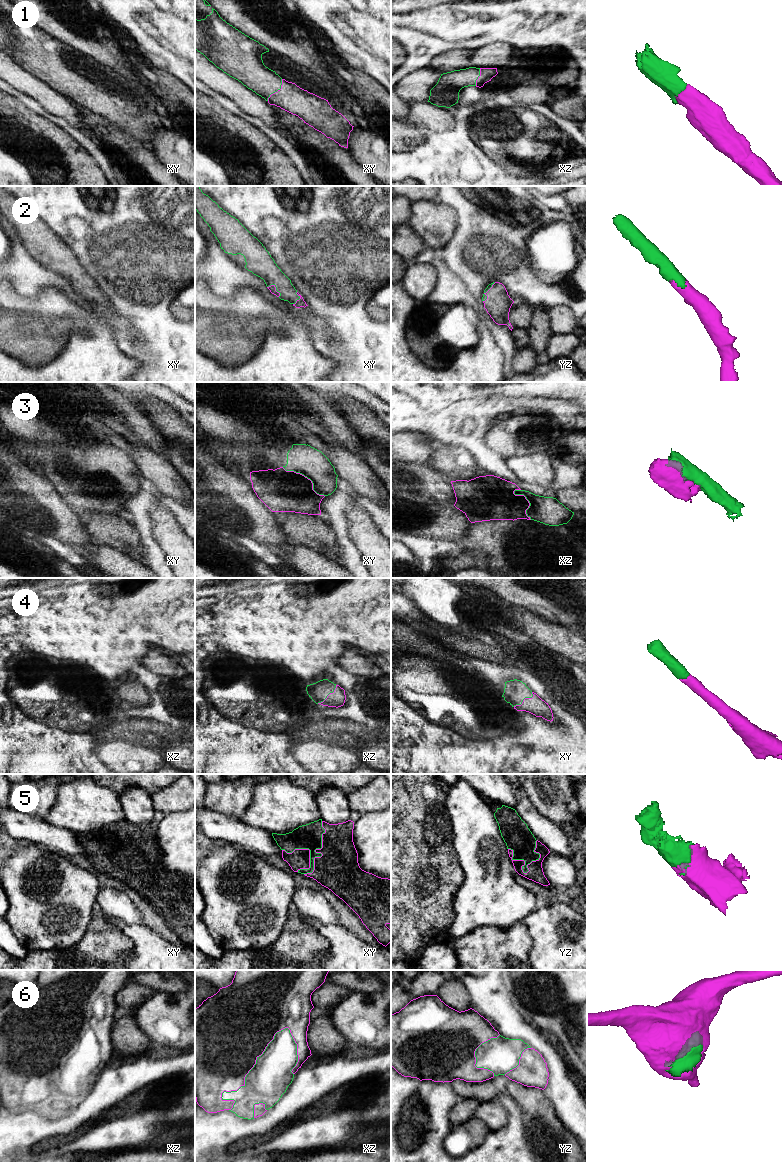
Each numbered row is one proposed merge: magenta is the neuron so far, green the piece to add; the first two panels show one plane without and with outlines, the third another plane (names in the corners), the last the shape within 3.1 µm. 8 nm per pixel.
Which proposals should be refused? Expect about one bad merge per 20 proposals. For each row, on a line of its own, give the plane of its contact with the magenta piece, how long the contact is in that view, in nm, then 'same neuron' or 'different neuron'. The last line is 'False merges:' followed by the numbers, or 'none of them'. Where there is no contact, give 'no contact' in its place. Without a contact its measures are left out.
1: contact in xy; length 220 nm; same neuron
2: contact in xy; length 130 nm; same neuron
3: contact in xy; length 420 nm; same neuron
4: contact in xy; length 200 nm; same neuron
5: contact in yz; length 300 nm; same neuron
6: contact in xz; length 800 nm; same neuron
False merges: none of them

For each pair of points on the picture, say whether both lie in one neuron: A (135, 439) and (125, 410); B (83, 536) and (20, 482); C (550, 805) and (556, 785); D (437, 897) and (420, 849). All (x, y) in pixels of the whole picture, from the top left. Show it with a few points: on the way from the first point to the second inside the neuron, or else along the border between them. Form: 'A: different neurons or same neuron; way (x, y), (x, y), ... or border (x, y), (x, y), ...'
A: same neuron; way (135, 432), (135, 428), (125, 417)
B: same neuron; way (67, 527), (36, 498)
C: same neuron; way (553, 800), (553, 790)
D: same neuron; way (425, 885), (420, 861)

